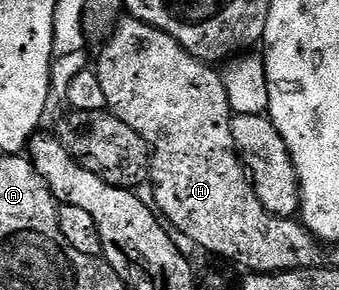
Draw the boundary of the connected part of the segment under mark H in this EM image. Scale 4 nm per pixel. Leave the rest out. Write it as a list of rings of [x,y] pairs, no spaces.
[[[132,18],[119,19],[101,49],[101,57],[95,60],[95,71],[103,85],[107,109],[127,122],[127,126],[149,144],[152,152],[151,184],[157,187],[153,192],[157,199],[155,208],[170,225],[174,224],[172,227],[176,231],[187,234],[202,253],[210,252],[213,256],[234,260],[253,274],[316,268],[322,263],[322,245],[316,239],[306,238],[304,224],[293,218],[273,216],[263,202],[259,202],[253,181],[235,146],[235,114],[227,102],[227,86],[223,86],[221,72],[213,69],[216,67],[212,63],[196,60],[179,46],[179,42],[175,42],[175,38],[171,38],[171,34]]]

